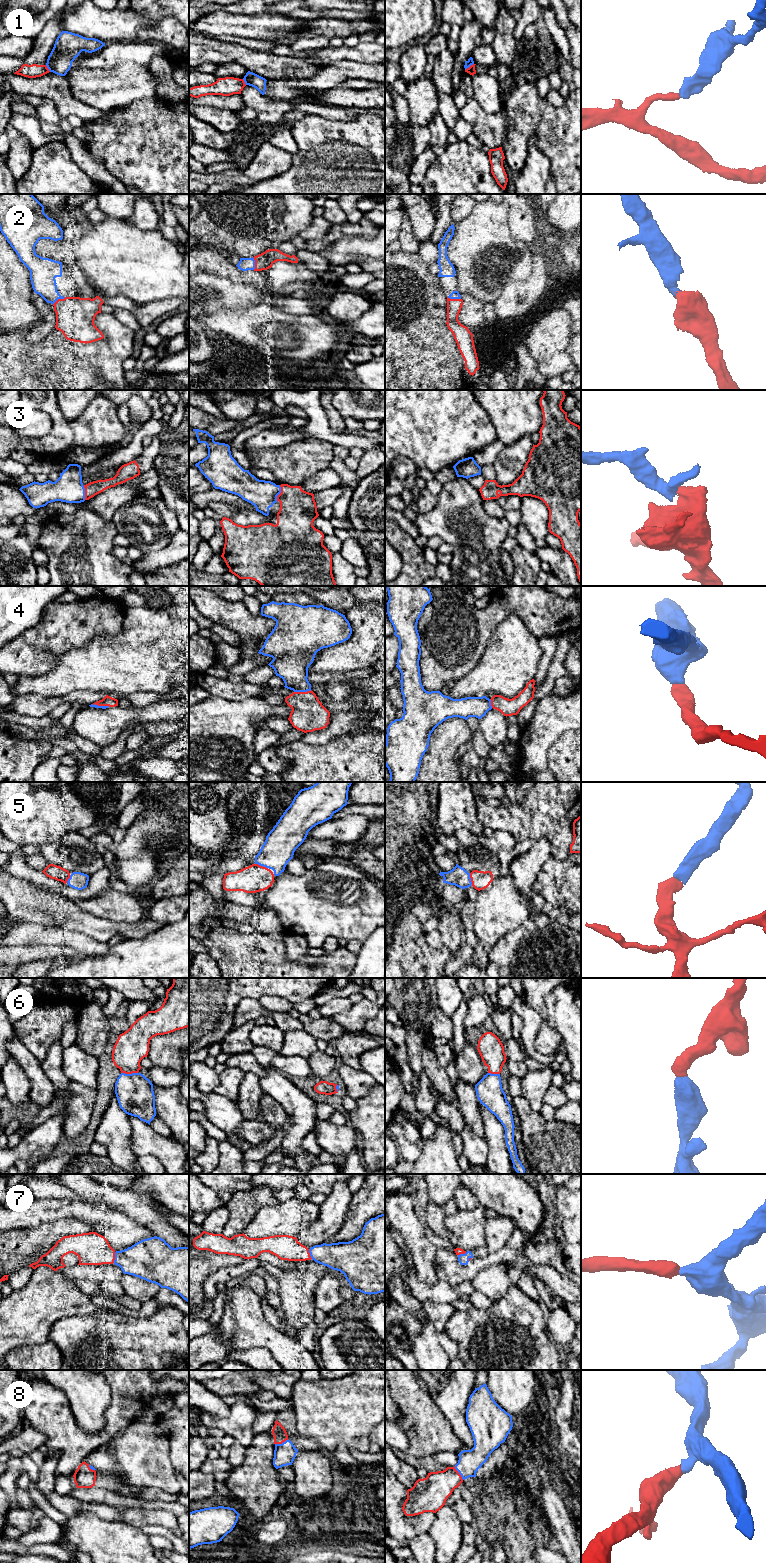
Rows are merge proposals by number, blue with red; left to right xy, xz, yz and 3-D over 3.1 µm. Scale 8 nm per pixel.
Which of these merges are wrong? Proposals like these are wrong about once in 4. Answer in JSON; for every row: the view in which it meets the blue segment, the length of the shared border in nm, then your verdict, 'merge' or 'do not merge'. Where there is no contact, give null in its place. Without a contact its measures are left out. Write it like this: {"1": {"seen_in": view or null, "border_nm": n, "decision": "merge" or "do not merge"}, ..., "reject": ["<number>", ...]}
{"1": {"seen_in": "yz", "border_nm": 90, "decision": "do not merge"}, "2": {"seen_in": "yz", "border_nm": 110, "decision": "merge"}, "3": {"seen_in": "xz", "border_nm": 130, "decision": "merge"}, "4": {"seen_in": "xz", "border_nm": 140, "decision": "merge"}, "5": {"seen_in": "xz", "border_nm": 110, "decision": "merge"}, "6": {"seen_in": "xy", "border_nm": 140, "decision": "merge"}, "7": {"seen_in": "xy", "border_nm": 90, "decision": "merge"}, "8": {"seen_in": "yz", "border_nm": 130, "decision": "merge"}, "reject": ["1"]}

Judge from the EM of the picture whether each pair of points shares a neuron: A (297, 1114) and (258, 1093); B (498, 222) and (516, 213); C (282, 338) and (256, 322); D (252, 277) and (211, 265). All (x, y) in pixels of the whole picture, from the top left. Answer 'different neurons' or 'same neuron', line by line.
A: different neurons
B: different neurons
C: same neuron
D: same neuron

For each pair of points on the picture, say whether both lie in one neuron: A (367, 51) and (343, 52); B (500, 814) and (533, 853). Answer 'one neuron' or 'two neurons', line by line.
A: one neuron
B: two neurons

